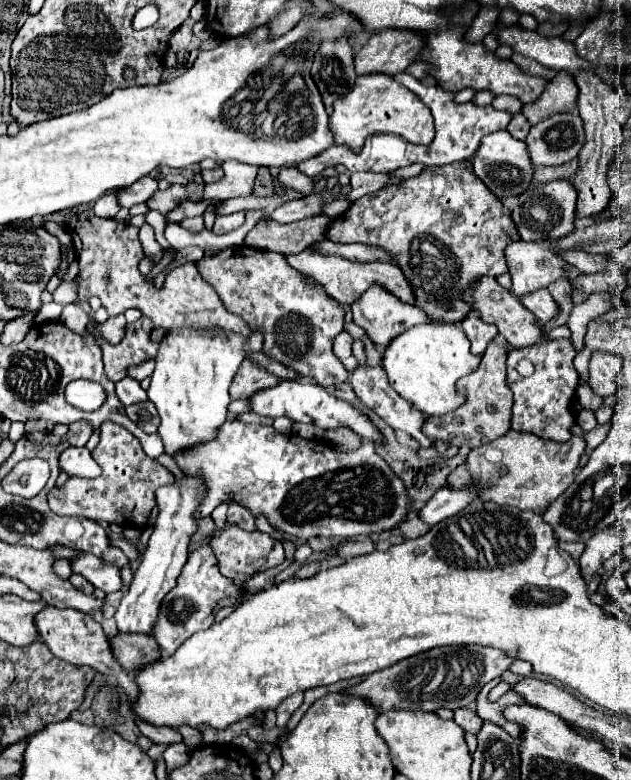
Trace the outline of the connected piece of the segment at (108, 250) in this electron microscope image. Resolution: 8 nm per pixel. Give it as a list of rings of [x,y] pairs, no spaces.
[[[93,209],[81,211],[69,217],[67,231],[75,245],[79,273],[75,277],[77,283],[77,299],[75,305],[89,301],[91,297],[99,297],[101,305],[107,309],[109,317],[125,313],[129,307],[139,309],[145,317],[153,321],[155,327],[211,327],[219,325],[229,331],[237,331],[241,335],[251,335],[251,329],[237,315],[229,313],[219,301],[213,287],[199,275],[195,263],[183,263],[171,269],[165,275],[163,287],[155,287],[155,279],[141,275],[137,269],[143,259],[143,247],[137,237],[139,229],[131,223],[119,223],[115,219],[103,219],[93,213]]]

